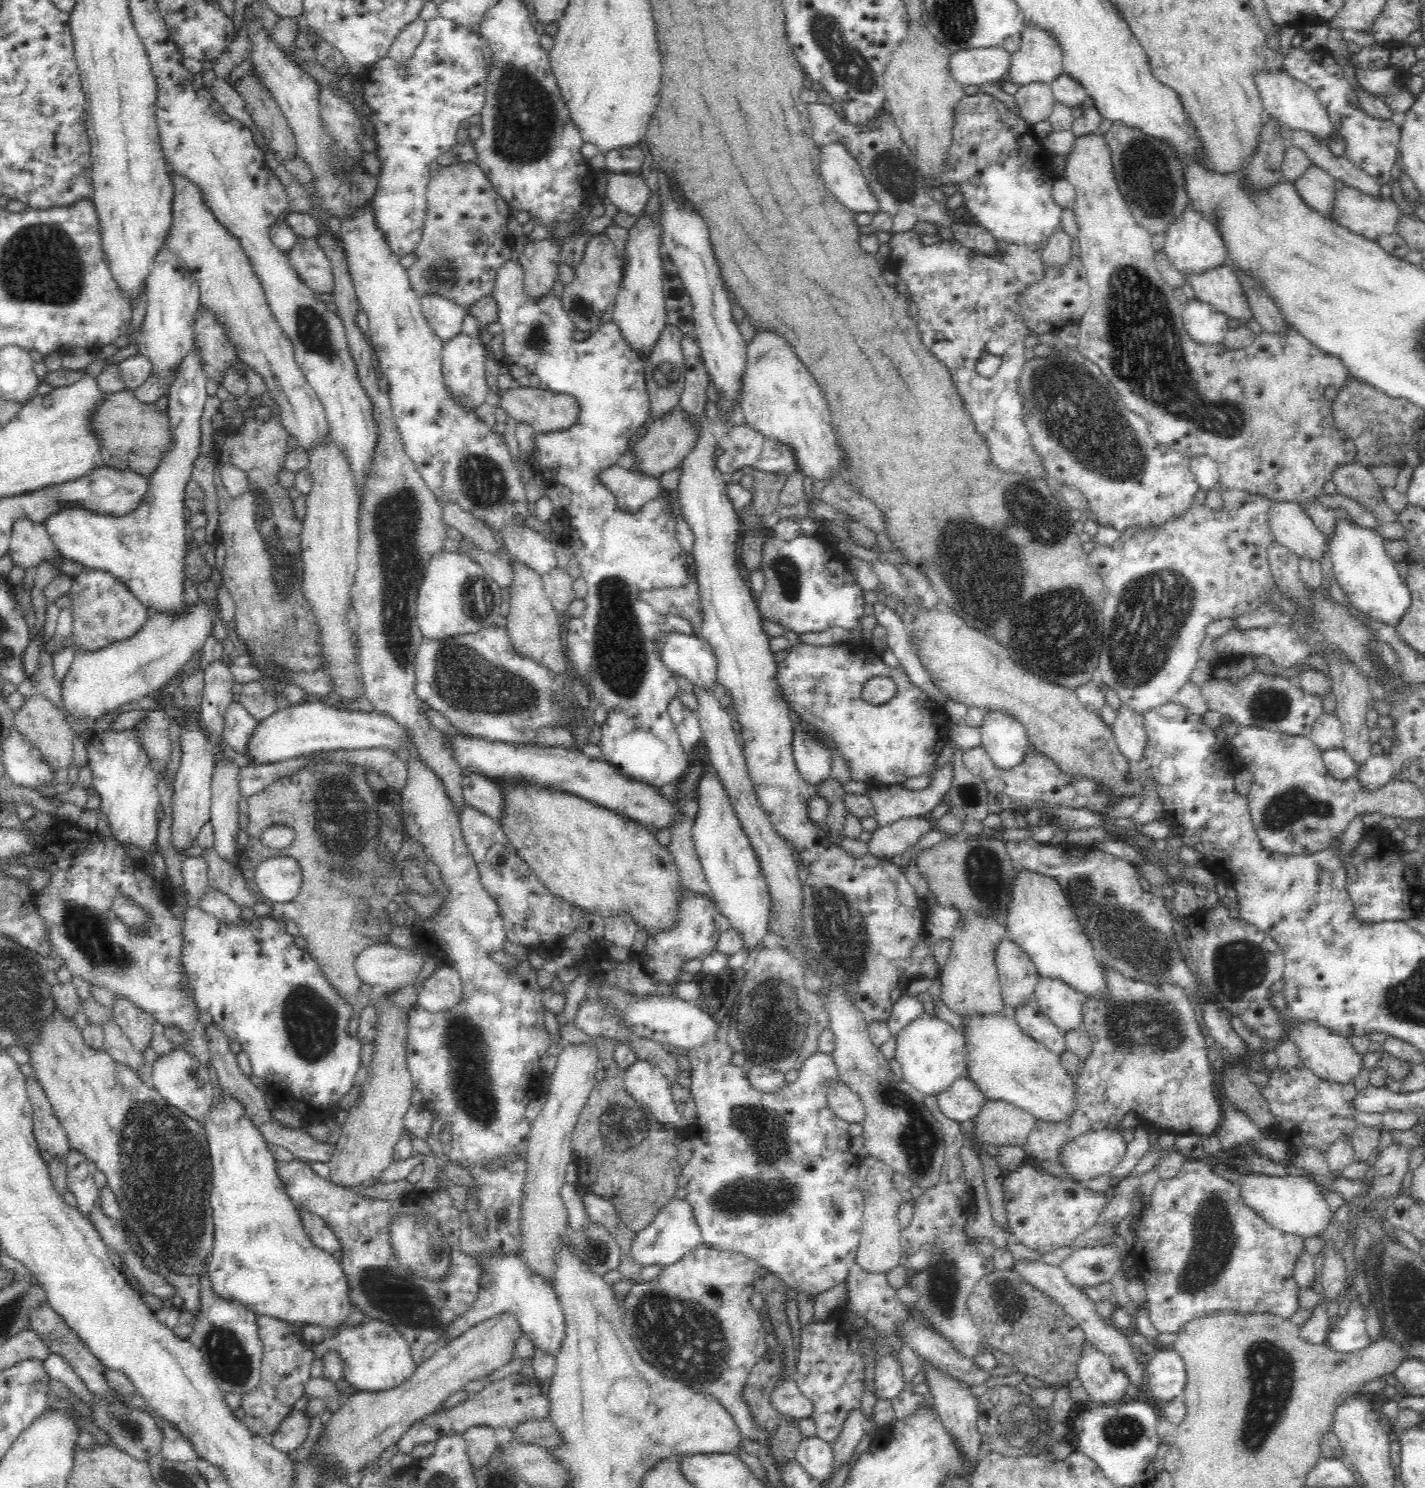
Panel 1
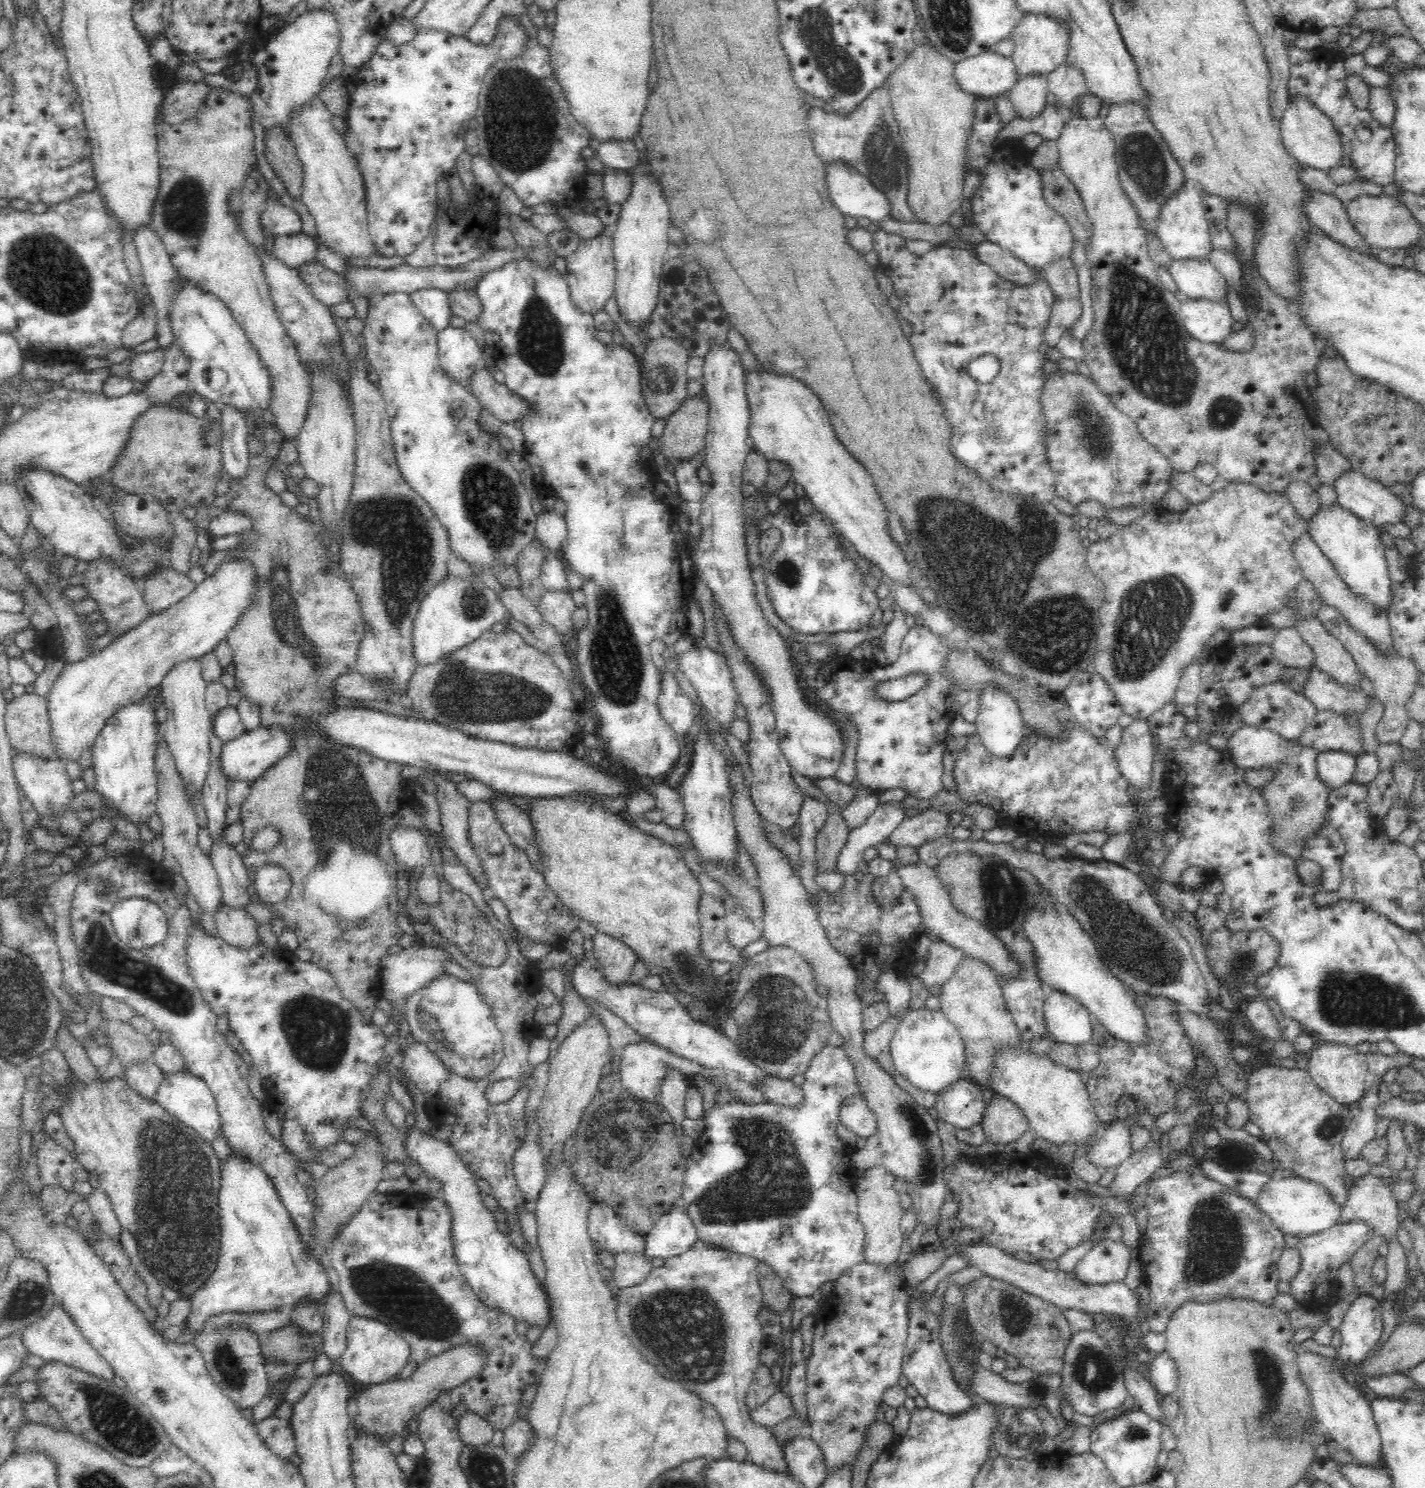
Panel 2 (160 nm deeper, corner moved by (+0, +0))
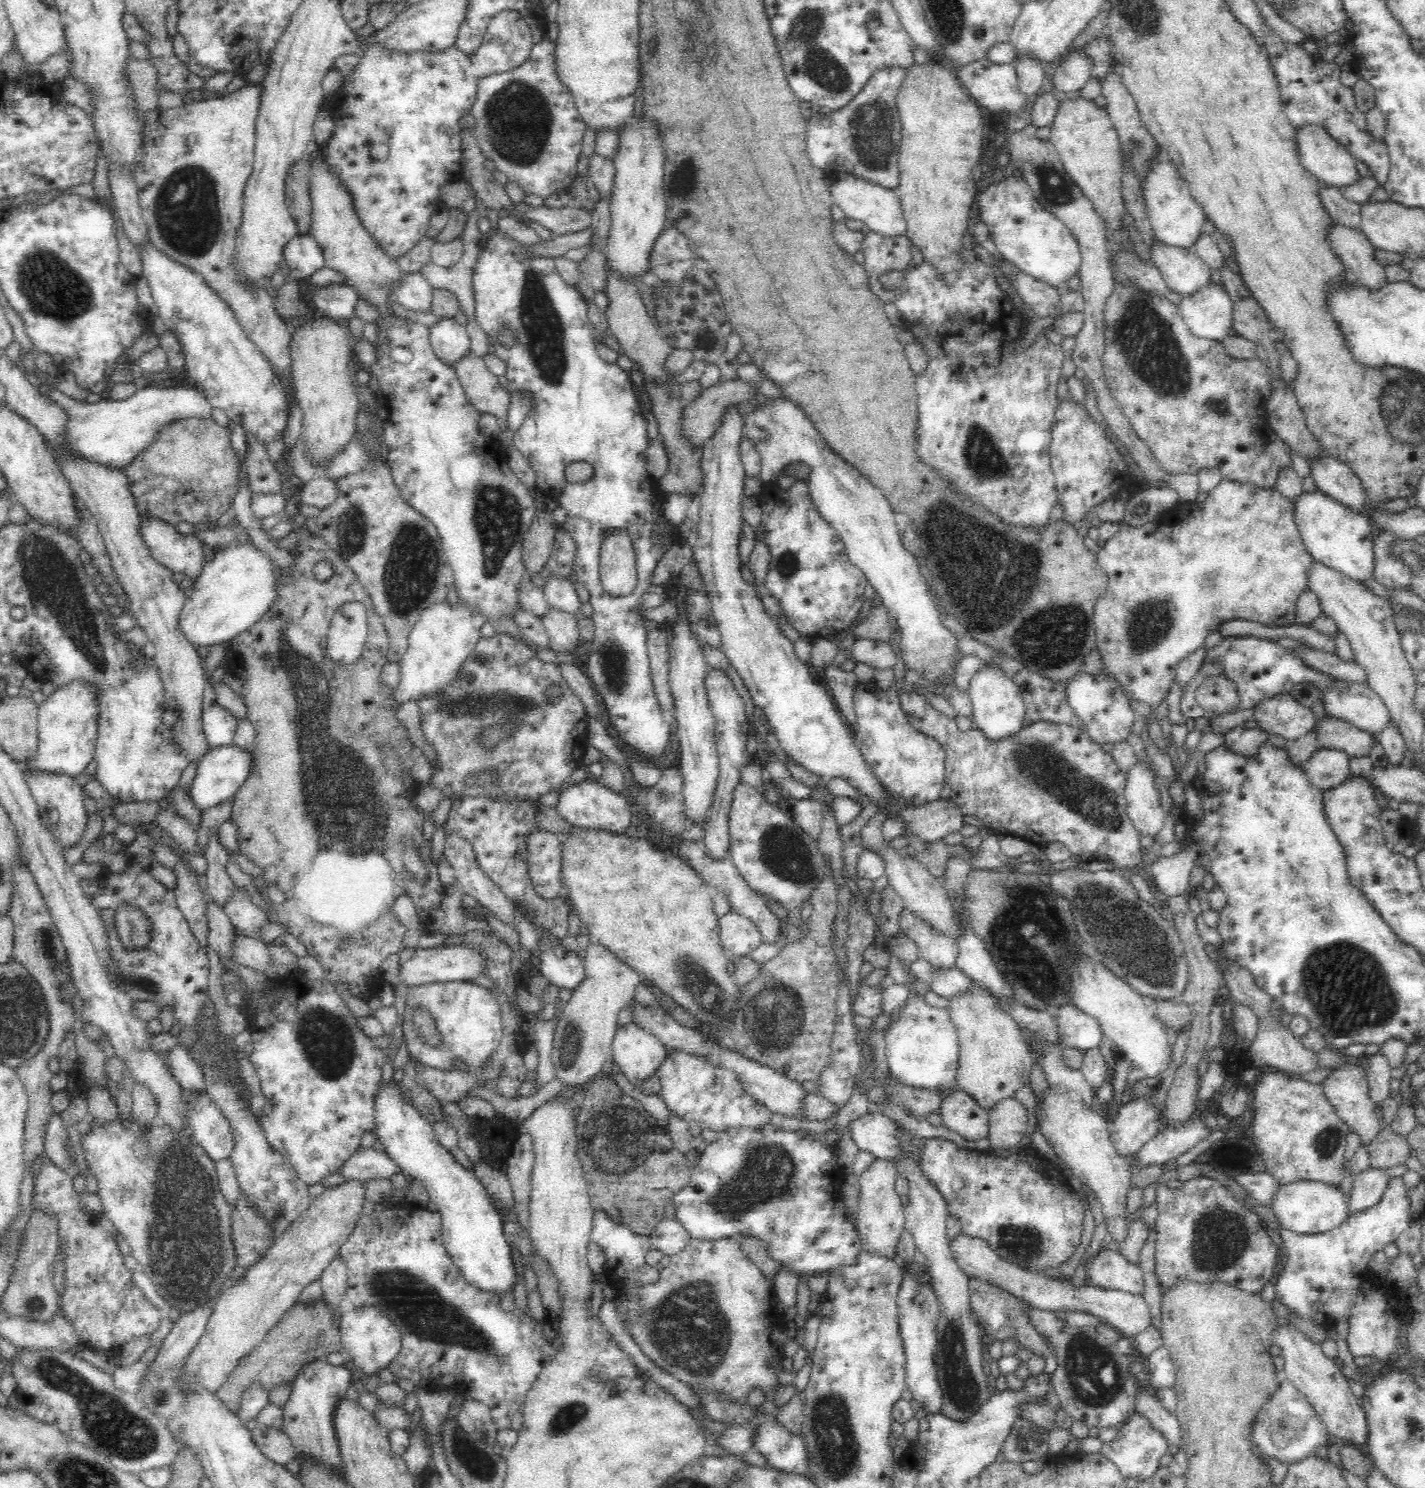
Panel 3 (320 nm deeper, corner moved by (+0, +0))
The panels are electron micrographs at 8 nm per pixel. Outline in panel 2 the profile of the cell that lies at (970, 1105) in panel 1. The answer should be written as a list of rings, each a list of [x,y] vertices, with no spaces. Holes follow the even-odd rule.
[[[963,1077],[956,1083],[952,1084],[950,1088],[946,1088],[937,1093],[935,1108],[938,1111],[938,1116],[954,1125],[956,1128],[968,1128],[973,1124],[981,1121],[983,1112],[985,1110],[985,1104],[983,1100],[983,1094],[981,1087]]]

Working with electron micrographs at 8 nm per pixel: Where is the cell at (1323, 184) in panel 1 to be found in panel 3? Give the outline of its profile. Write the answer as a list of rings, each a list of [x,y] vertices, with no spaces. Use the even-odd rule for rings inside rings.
[[[1334,219],[1325,226],[1325,239],[1330,251],[1353,277],[1370,289],[1377,289],[1386,280],[1384,267],[1376,260],[1376,248],[1362,229],[1336,223]]]

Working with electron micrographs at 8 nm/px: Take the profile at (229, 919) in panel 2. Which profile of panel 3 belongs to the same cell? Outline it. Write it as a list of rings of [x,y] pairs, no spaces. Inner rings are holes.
[[[235,930],[232,936],[232,959],[258,973],[265,973],[270,964],[268,944],[261,937],[236,934]]]

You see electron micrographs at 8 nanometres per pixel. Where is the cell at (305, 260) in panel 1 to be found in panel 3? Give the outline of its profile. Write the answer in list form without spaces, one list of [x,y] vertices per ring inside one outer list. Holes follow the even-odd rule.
[[[332,283],[312,287],[308,298],[313,307],[318,308],[325,316],[337,322],[340,319],[348,320],[354,317],[360,296],[350,285]]]

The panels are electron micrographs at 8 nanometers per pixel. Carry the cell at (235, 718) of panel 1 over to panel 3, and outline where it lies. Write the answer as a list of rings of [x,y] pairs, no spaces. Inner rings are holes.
[[[217,702],[204,710],[202,726],[210,741],[210,748],[232,743],[237,730],[237,722],[238,719],[229,710],[218,706]]]

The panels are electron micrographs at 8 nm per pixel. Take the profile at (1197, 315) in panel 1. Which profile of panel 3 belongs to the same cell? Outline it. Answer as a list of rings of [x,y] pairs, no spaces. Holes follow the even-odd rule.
[[[1210,284],[1194,294],[1182,296],[1177,305],[1177,312],[1190,332],[1198,338],[1221,341],[1228,337],[1228,332],[1233,328],[1233,304],[1222,285]]]

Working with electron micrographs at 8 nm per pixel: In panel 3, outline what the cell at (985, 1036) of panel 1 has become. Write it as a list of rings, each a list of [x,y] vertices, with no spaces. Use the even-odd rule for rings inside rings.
[[[1048,1086],[1046,1090],[1042,1090],[1042,1094],[1040,1094],[1040,1096],[1034,1096],[1032,1102],[1034,1102],[1034,1112],[1038,1119],[1038,1130],[1040,1130],[1040,1134],[1046,1138],[1046,1142],[1050,1144],[1050,1148],[1062,1158],[1063,1164],[1071,1170],[1070,1175],[1080,1180],[1101,1203],[1104,1217],[1109,1218],[1109,1238],[1119,1243],[1122,1242],[1126,1236],[1128,1226],[1126,1199],[1128,1191],[1132,1188],[1130,1184],[1131,1173],[1129,1171],[1129,1165],[1115,1152],[1114,1145],[1109,1139],[1109,1128],[1105,1115],[1098,1113],[1098,1111],[1090,1107],[1086,1101],[1076,1101],[1076,1099],[1072,1099],[1068,1089],[1060,1091],[1058,1087],[1054,1086]]]

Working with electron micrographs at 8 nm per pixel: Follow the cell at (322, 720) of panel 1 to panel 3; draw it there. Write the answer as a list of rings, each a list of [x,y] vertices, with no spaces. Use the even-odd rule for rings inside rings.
[[[230,743],[211,748],[197,767],[196,778],[192,782],[189,796],[200,809],[204,810],[217,805],[233,796],[248,780],[254,766],[254,750]]]

